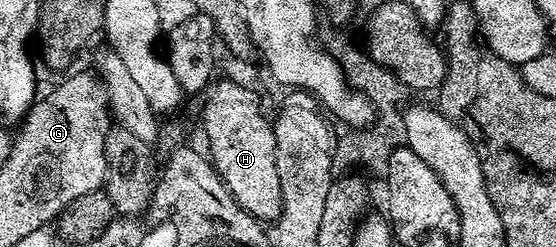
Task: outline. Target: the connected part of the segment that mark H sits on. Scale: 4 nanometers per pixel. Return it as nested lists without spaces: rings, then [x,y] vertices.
[[[219,80],[211,85],[210,91],[203,97],[204,136],[208,139],[207,151],[212,165],[224,179],[232,197],[251,216],[261,222],[276,222],[282,210],[283,198],[275,157],[273,121],[264,117],[259,98],[246,85],[236,80]]]

